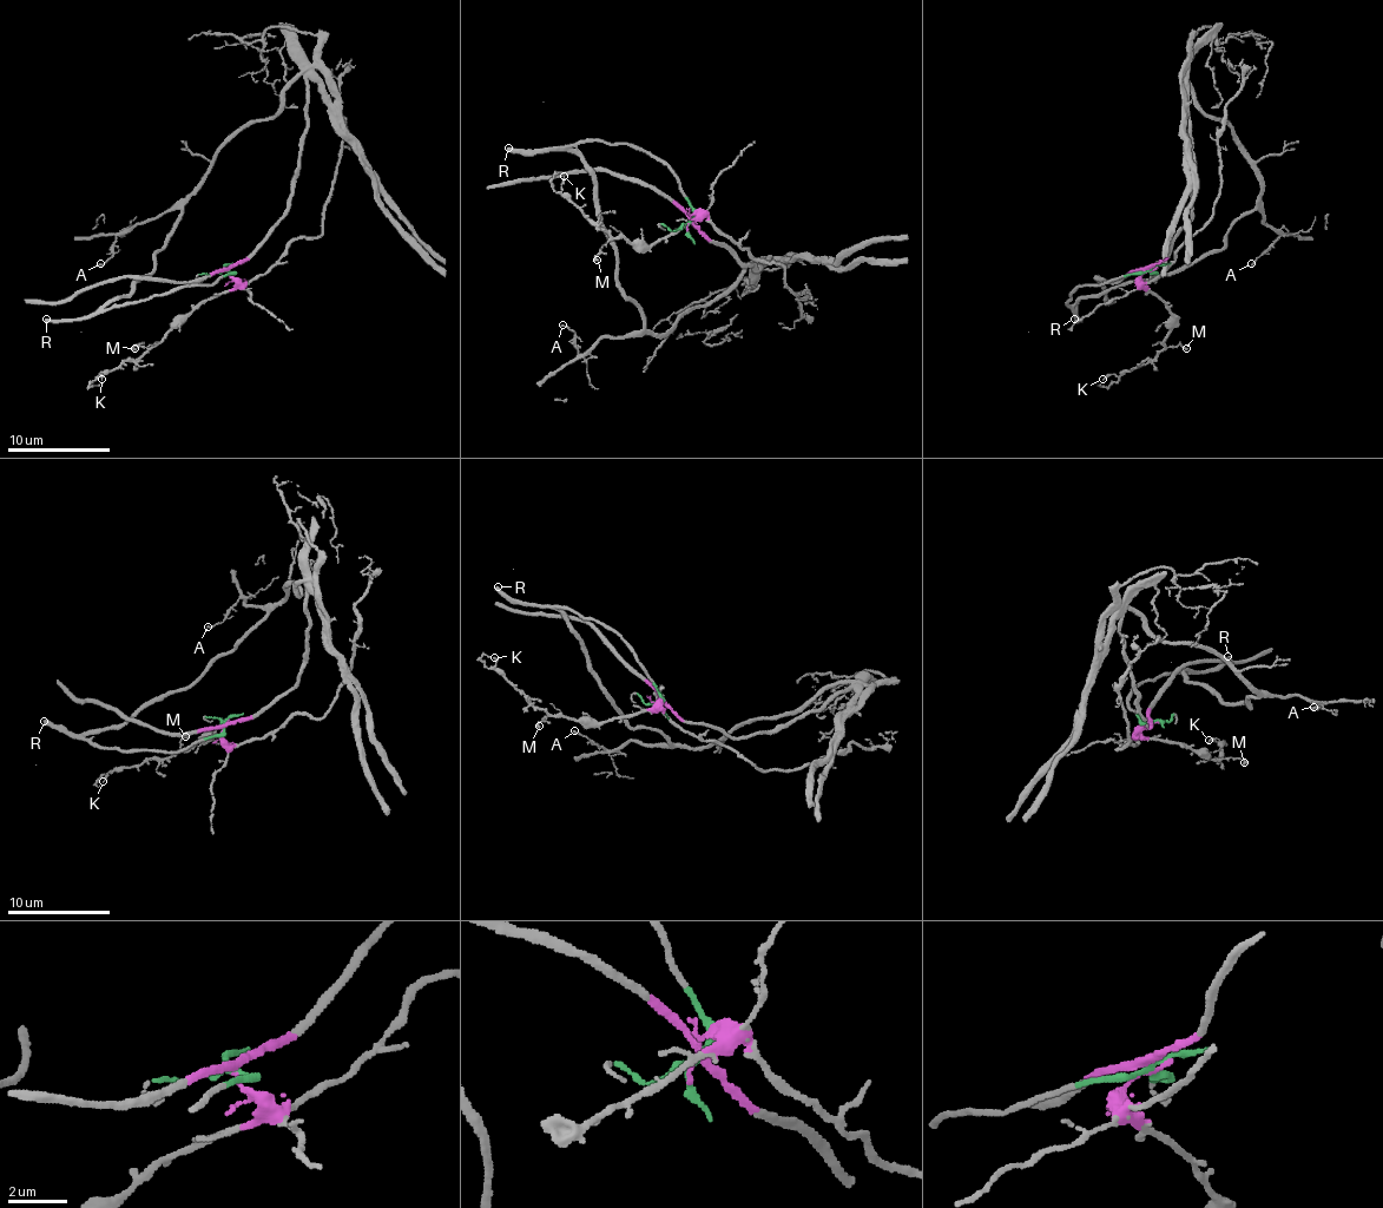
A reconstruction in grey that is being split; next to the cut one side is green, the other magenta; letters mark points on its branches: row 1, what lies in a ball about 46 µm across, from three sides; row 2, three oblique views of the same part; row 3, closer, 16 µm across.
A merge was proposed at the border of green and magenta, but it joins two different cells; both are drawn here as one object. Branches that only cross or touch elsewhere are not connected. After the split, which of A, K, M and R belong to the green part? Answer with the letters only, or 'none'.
A, R

